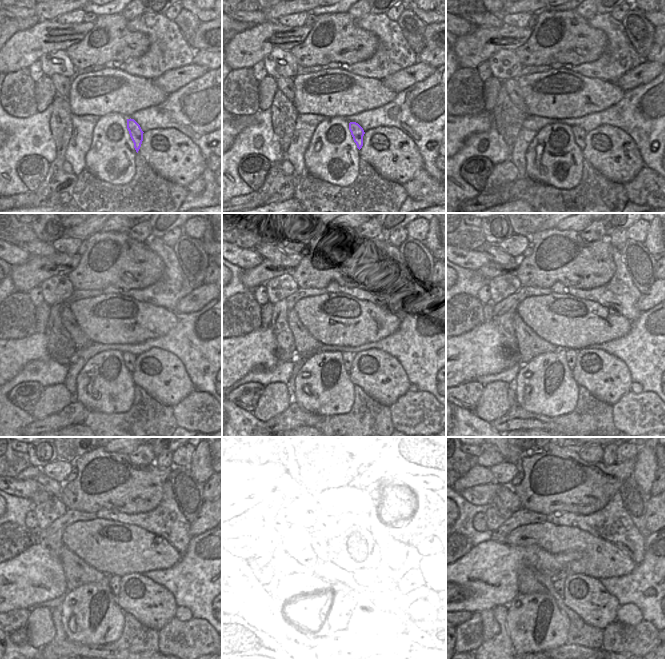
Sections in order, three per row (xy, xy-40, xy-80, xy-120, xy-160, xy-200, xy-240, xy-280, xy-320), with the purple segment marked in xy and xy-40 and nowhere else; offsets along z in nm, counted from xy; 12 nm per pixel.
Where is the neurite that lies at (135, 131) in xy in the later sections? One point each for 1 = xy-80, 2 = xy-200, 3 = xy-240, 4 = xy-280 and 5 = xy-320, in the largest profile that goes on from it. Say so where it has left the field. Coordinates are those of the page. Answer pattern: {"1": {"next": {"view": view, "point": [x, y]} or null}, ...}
{"1": {"next": {"view": "xy-80", "point": [579, 134]}}, "2": {"next": {"view": "xy-200", "point": [571, 355]}}, "3": {"next": {"view": "xy-240", "point": [114, 581]}}, "4": {"next": {"view": "xy-280", "point": [336, 584]}}, "5": {"next": {"view": "xy-320", "point": [559, 585]}}}

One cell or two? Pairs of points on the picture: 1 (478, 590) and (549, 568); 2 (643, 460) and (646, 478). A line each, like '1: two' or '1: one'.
1: one
2: one

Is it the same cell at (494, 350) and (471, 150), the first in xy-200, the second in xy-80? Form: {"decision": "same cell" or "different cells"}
{"decision": "different cells"}

